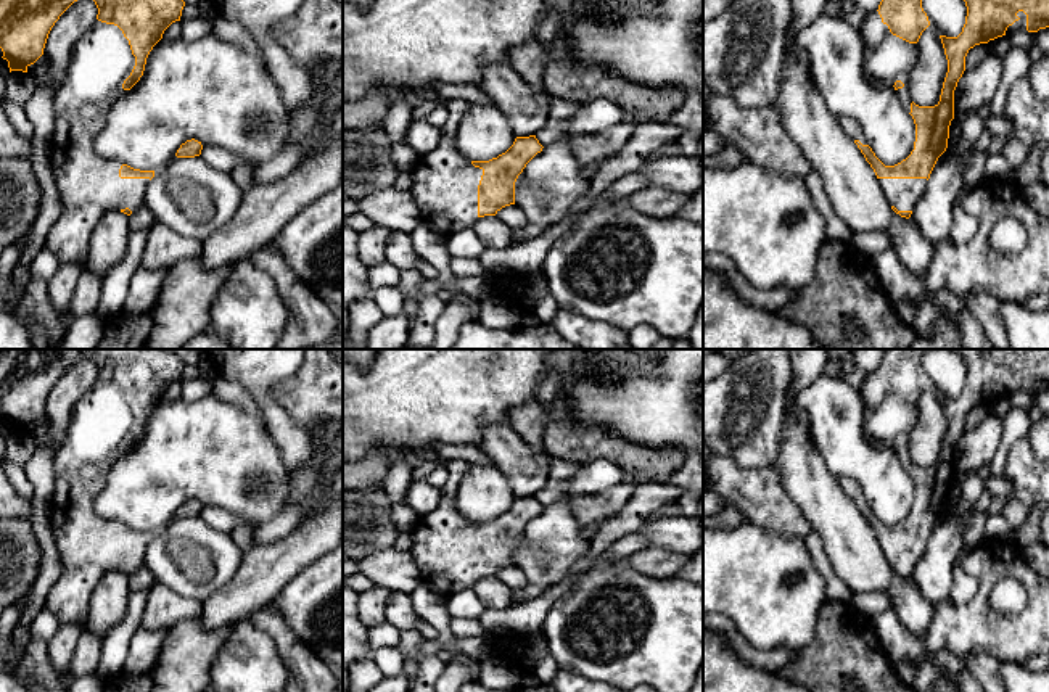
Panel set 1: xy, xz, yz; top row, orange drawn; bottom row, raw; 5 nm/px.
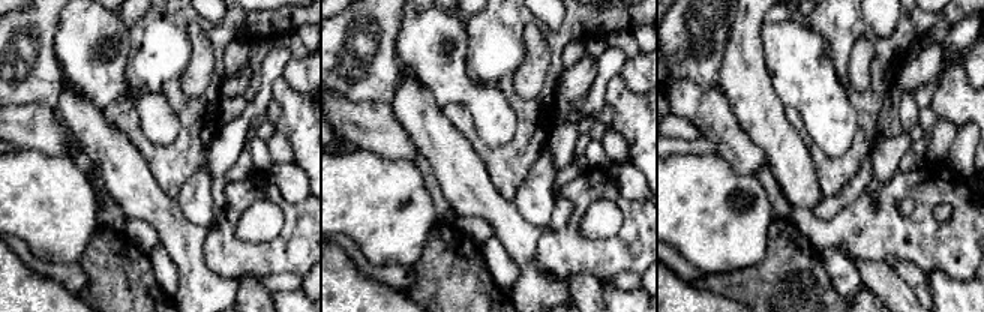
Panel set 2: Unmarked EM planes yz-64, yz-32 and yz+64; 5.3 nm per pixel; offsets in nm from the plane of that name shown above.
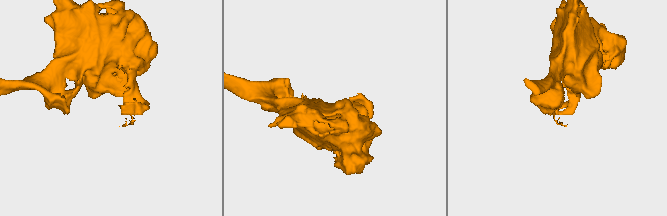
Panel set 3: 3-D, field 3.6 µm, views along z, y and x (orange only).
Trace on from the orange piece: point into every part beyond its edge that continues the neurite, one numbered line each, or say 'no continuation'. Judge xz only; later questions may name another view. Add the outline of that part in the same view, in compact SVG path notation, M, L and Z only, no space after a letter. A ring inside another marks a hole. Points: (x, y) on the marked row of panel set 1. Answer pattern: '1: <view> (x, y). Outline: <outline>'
1: xz (444, 187). Outline: M450 100L447 121L441 127L439 145L418 158L410 193L422 219L433 230L449 237L471 229L478 217L478 185L483 169L475 167L457 150L457 129L468 111L465 100Z

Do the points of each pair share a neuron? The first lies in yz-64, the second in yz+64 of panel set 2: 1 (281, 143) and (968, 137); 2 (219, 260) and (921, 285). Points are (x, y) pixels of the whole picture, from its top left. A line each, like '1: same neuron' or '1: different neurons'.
1: different neurons
2: different neurons

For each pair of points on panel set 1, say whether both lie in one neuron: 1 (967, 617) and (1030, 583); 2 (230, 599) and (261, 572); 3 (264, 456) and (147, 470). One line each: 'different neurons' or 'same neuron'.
1: same neuron
2: same neuron
3: same neuron

